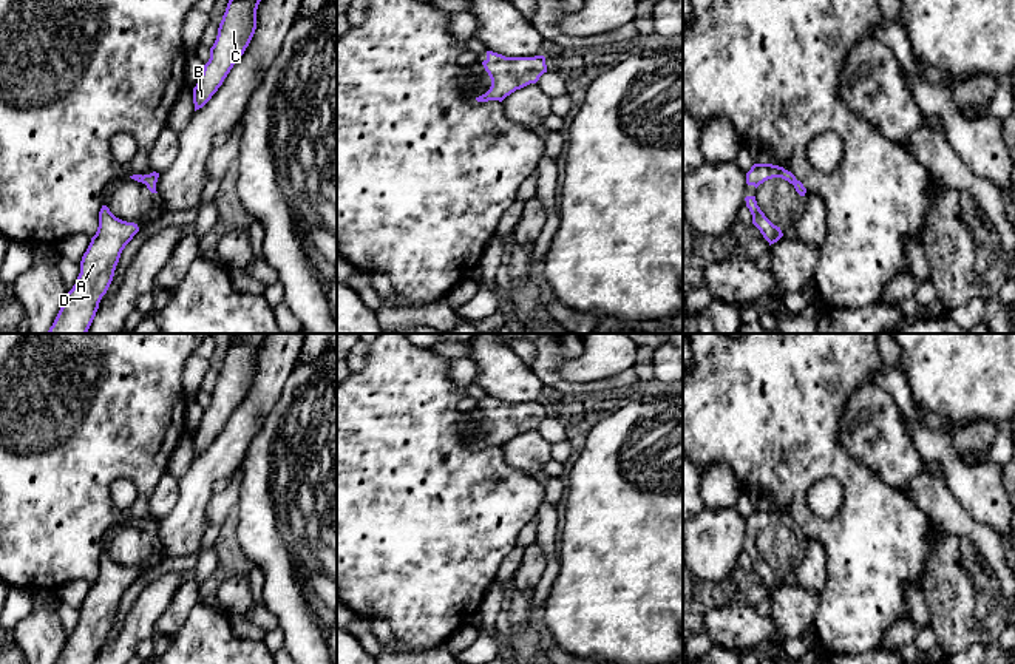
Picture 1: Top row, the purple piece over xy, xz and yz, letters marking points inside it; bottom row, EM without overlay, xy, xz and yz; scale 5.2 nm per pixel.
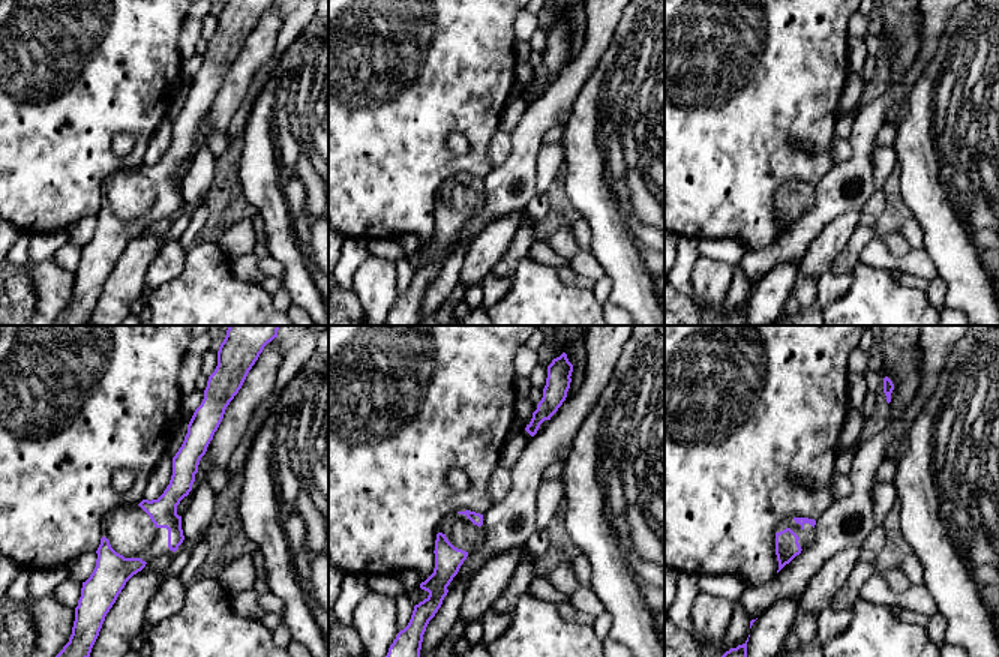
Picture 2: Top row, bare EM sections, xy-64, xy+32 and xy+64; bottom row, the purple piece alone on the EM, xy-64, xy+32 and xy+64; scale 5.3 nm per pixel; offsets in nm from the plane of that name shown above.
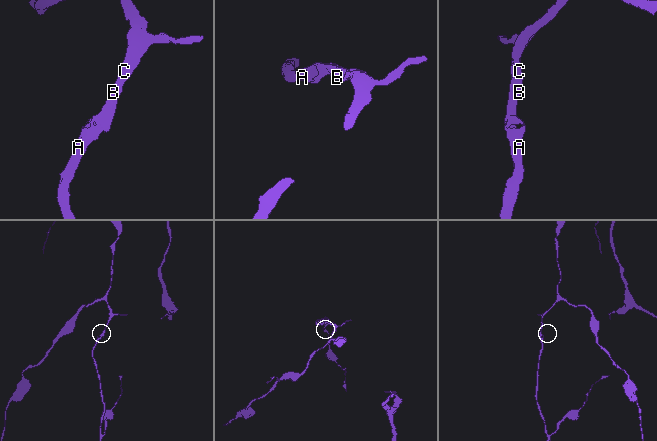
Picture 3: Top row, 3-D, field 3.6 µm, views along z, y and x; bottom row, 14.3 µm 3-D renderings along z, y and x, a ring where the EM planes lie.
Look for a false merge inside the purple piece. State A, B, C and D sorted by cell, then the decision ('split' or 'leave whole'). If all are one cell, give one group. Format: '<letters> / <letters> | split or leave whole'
A B C D | leave whole

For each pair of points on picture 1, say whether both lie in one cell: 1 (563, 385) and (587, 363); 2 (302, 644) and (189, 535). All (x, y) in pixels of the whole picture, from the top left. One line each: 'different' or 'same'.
1: different
2: different

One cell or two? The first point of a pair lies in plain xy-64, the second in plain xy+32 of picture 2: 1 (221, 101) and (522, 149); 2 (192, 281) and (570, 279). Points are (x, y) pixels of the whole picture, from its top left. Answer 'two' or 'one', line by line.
1: one
2: two

